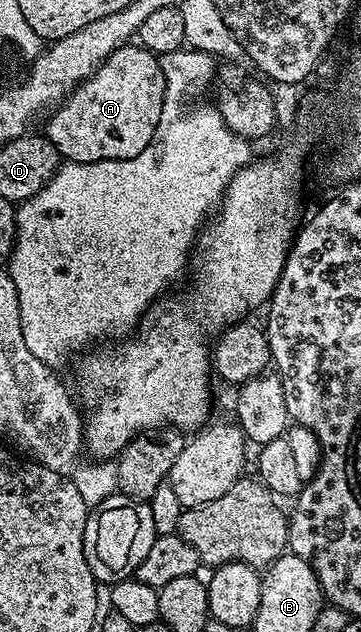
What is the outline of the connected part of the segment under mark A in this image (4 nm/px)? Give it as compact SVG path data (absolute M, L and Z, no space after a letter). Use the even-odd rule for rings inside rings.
M126 44L118 48L115 52L111 52L111 56L107 56L107 60L103 60L103 64L97 69L86 82L81 82L73 90L73 93L66 97L60 106L56 107L48 115L49 123L43 127L43 133L46 138L51 140L51 144L55 144L58 154L62 159L71 162L102 162L103 160L127 160L139 156L139 152L143 152L143 148L147 148L147 144L151 144L151 140L155 136L155 128L159 124L159 116L163 112L163 104L165 103L165 68L159 61L158 55L152 54L149 50L144 50L140 44Z

